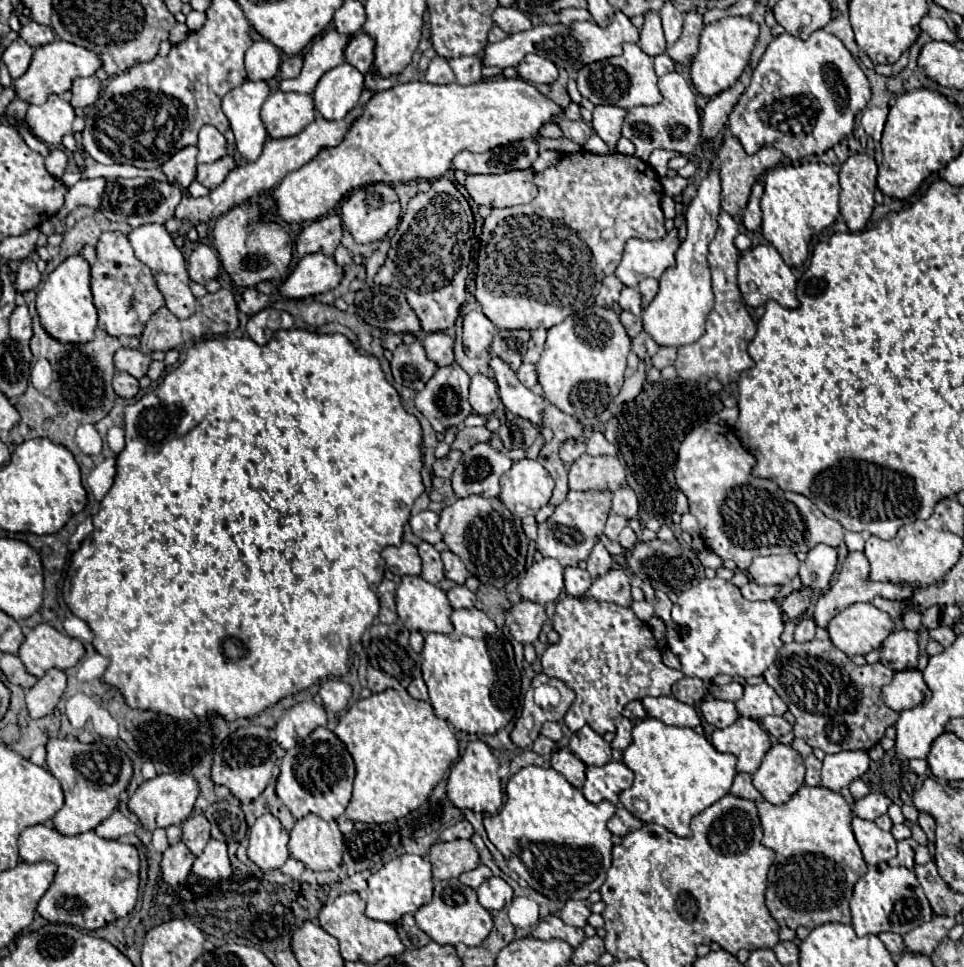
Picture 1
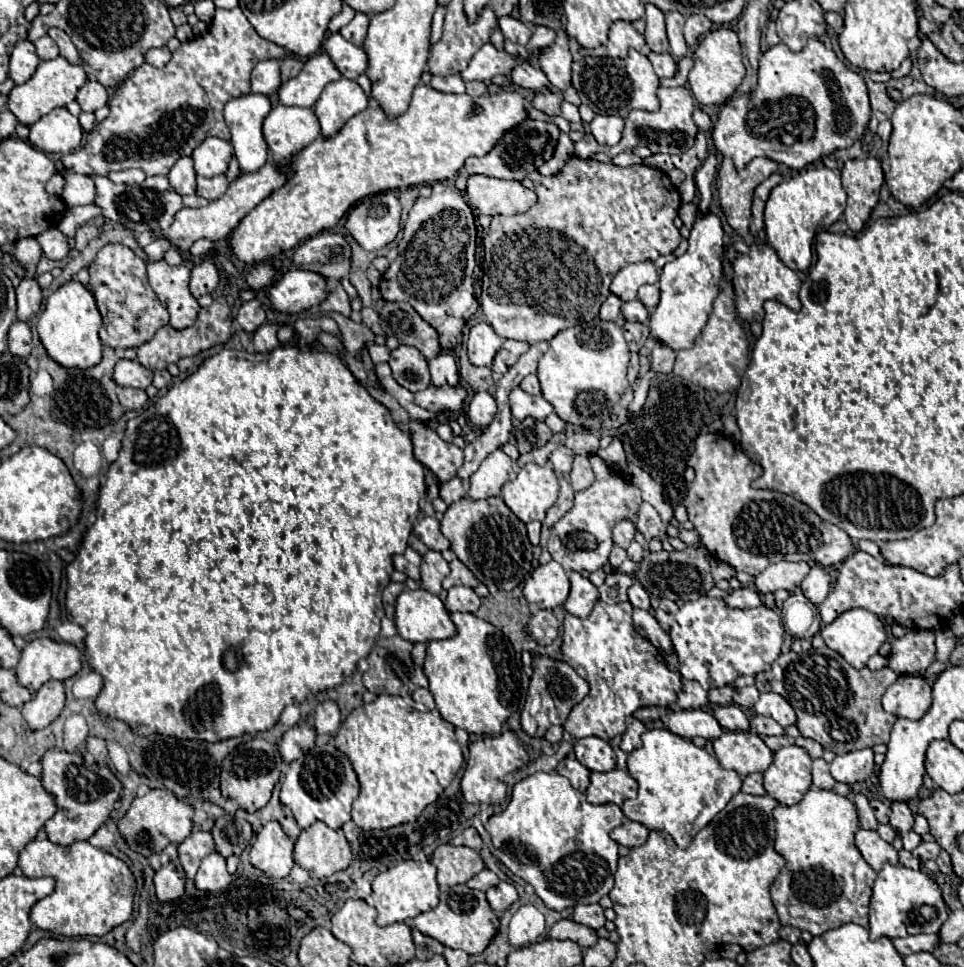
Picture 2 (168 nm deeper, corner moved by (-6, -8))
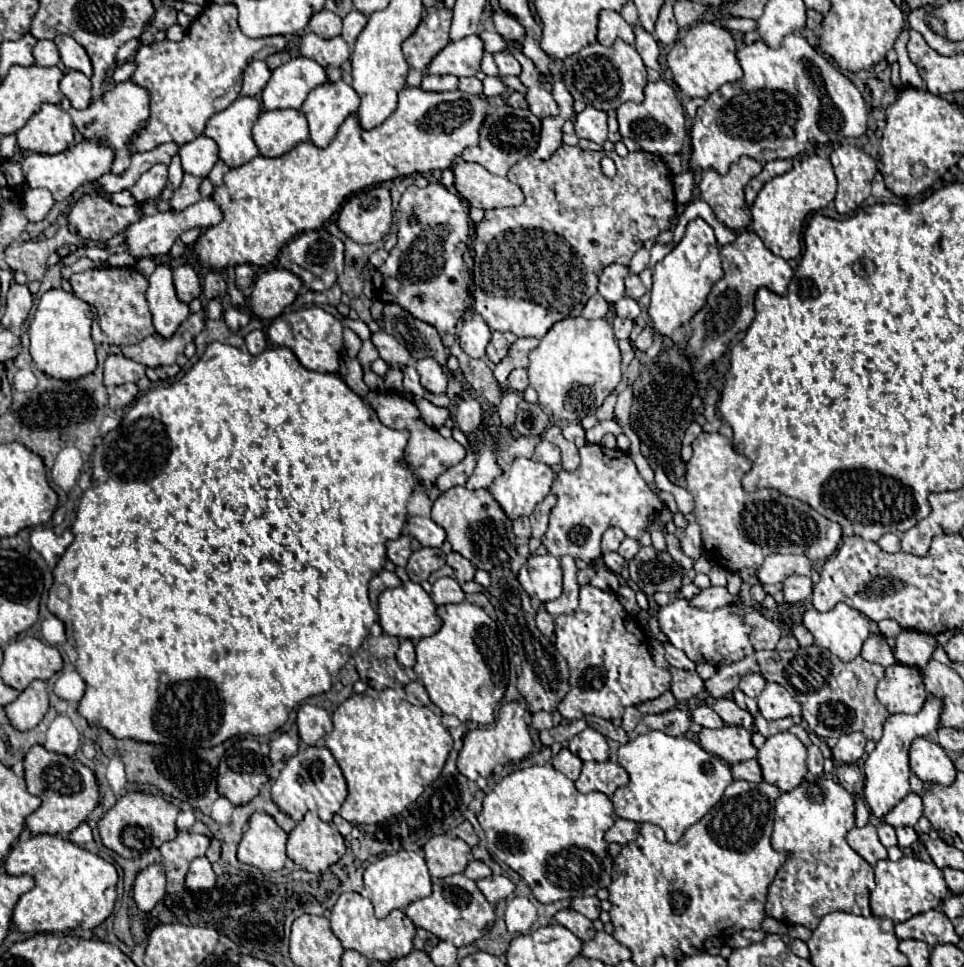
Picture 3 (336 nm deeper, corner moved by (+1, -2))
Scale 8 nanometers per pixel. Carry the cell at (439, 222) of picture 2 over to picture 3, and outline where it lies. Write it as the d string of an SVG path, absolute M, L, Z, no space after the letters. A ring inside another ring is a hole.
M429 182L427 188L411 184L399 202L397 244L373 276L375 298L397 302L415 318L435 326L447 348L455 342L457 320L473 304L469 292L471 274L463 262L467 238L469 212L457 194L449 192L441 182Z

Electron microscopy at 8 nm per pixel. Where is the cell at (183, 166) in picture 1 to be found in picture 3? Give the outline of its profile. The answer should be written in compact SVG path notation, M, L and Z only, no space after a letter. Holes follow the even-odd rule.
M173 156L171 158L171 164L169 164L169 186L173 190L177 190L181 186L181 178L183 178L183 168L181 168L181 160L179 156Z

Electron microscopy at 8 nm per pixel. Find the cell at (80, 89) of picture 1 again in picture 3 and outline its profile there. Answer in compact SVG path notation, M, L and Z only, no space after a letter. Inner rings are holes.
M69 70L61 80L61 92L71 100L73 108L87 108L91 104L91 80L77 70Z

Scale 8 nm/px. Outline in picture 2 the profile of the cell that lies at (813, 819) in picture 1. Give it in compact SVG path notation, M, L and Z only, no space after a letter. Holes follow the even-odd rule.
M808 790L806 796L794 806L774 808L776 818L776 852L784 856L786 866L770 888L774 908L778 912L782 926L794 926L798 930L808 930L812 936L820 936L830 928L854 922L860 926L868 924L872 884L876 872L866 864L858 848L854 846L854 834L860 828L856 806L846 796L832 790Z

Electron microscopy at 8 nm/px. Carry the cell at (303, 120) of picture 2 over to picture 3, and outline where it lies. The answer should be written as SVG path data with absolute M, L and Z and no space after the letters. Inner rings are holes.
M287 108L287 110L263 110L253 126L253 140L255 140L261 156L275 158L275 156L289 152L299 142L307 142L309 140L309 126L299 110L291 110L291 108Z

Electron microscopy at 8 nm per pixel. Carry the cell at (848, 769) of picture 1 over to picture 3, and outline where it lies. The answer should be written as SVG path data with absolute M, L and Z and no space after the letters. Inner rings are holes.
M853 732L847 736L841 736L837 746L831 750L833 760L841 764L855 764L865 754L865 736L861 732Z

